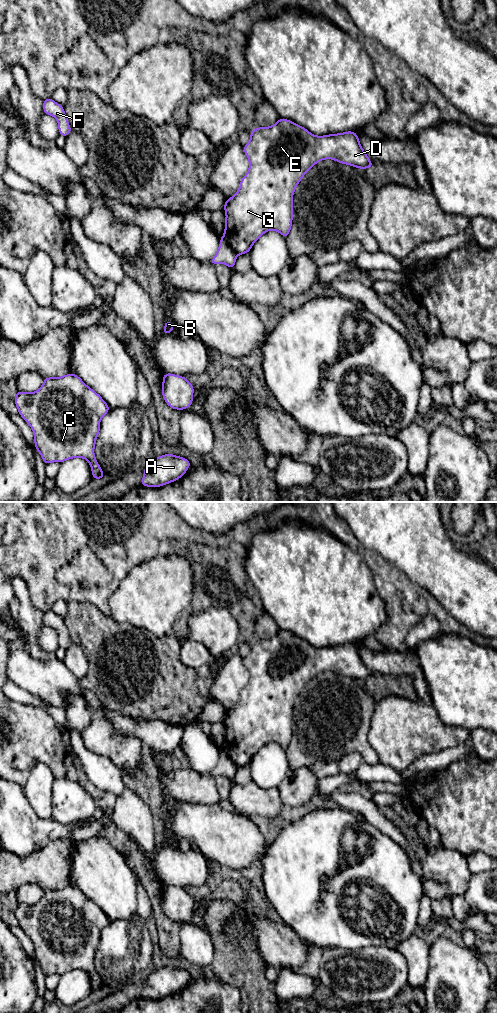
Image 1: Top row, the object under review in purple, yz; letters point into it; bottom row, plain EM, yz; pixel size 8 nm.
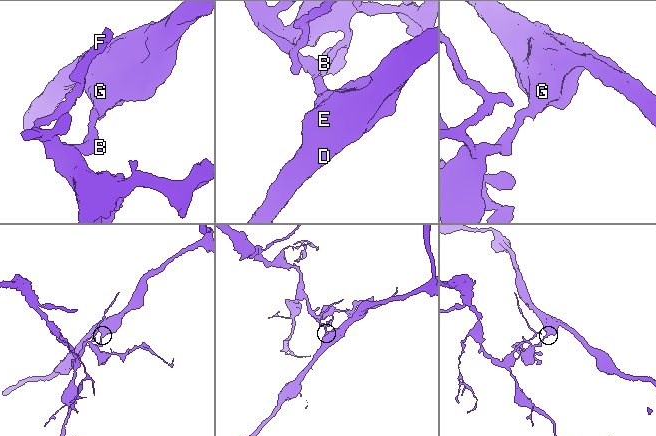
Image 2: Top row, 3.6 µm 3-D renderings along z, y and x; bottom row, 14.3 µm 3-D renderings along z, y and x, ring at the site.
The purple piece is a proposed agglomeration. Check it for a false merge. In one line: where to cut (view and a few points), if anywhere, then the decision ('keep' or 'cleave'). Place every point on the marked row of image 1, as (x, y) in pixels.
cut yz (222, 237), (237, 254); cleave

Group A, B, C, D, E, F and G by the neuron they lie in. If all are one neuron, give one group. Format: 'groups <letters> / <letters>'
groups A B C F / D E G

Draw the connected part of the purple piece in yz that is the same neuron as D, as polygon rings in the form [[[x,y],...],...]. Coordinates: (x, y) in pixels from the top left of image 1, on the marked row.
[[[281,118],[272,126],[256,127],[250,132],[249,142],[243,146],[249,161],[249,169],[240,181],[235,195],[226,199],[224,204],[225,229],[223,238],[237,255],[249,253],[254,243],[266,232],[274,230],[287,238],[293,221],[293,195],[304,175],[318,162],[332,159],[336,162],[350,165],[358,169],[368,169],[374,166],[360,144],[358,135],[353,131],[317,136],[306,128]]]

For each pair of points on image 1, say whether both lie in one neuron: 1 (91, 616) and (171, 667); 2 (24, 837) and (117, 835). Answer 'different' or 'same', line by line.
1: same
2: different

